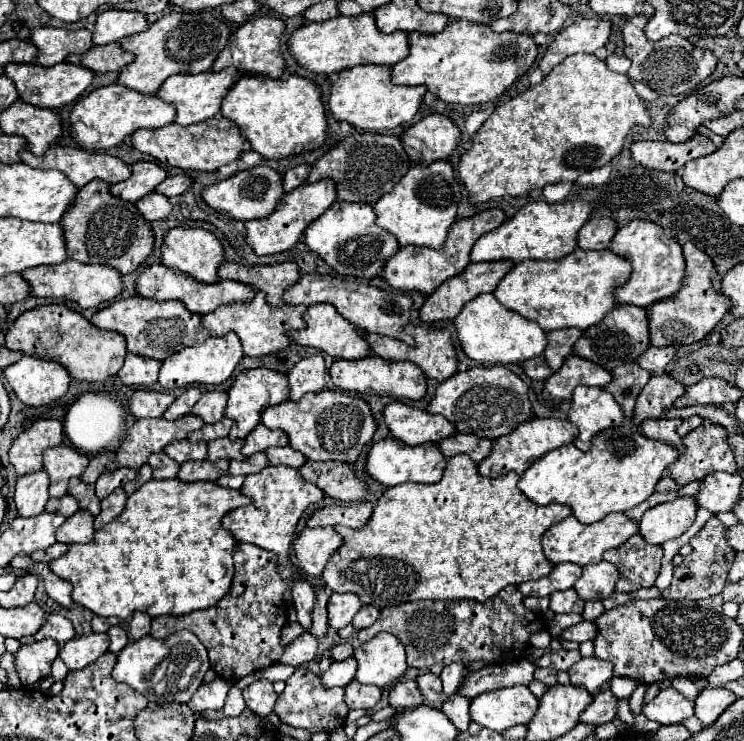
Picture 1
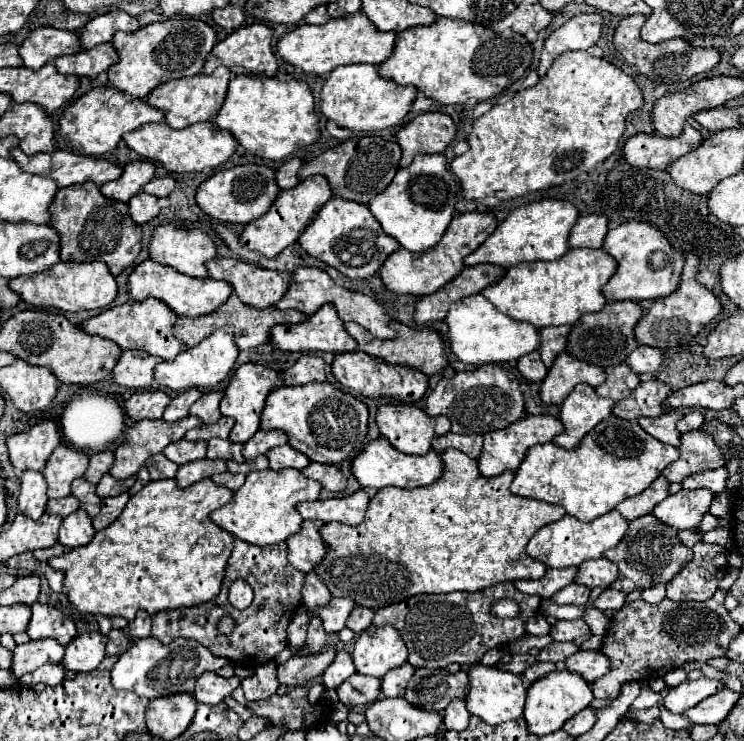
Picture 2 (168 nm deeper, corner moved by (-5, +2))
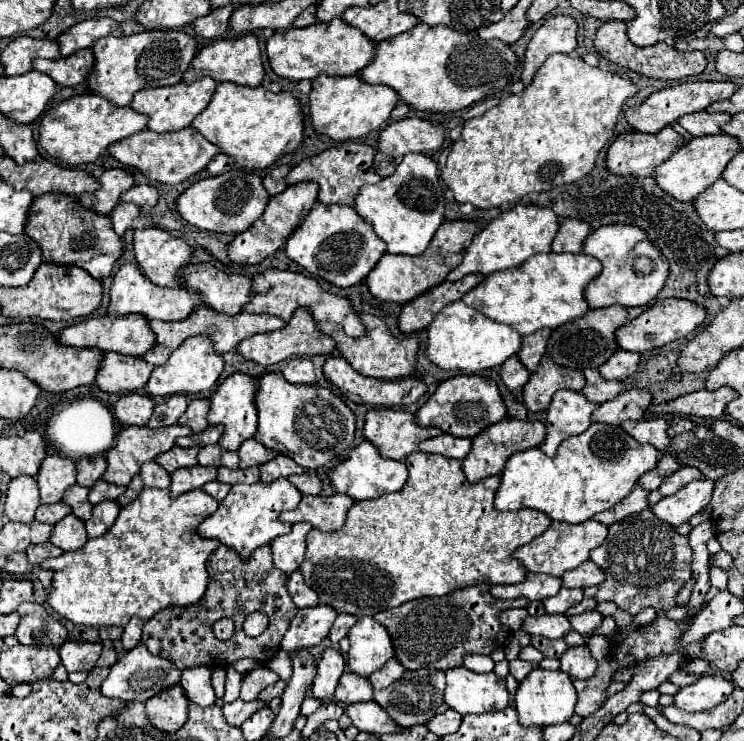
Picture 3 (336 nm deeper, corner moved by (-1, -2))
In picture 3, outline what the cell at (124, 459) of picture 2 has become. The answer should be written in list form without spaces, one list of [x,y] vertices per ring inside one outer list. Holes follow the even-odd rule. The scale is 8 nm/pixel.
[[[130,425],[130,427],[122,429],[120,435],[118,435],[118,439],[116,439],[116,443],[114,443],[114,447],[106,455],[108,469],[104,473],[104,481],[110,481],[114,485],[128,485],[130,479],[140,471],[142,463],[152,461],[160,453],[172,449],[176,437],[180,437],[180,435],[192,435],[192,429],[190,427],[182,427],[182,425],[170,425],[170,427],[158,427],[158,429]]]

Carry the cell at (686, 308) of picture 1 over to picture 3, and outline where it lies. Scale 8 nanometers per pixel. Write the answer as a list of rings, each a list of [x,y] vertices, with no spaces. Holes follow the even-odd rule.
[[[662,299],[662,301],[656,301],[650,309],[646,309],[640,317],[626,323],[618,331],[616,341],[618,341],[620,349],[624,349],[624,351],[642,353],[642,351],[662,347],[670,341],[676,341],[680,337],[690,335],[704,319],[706,319],[706,309],[698,303],[694,303],[694,301],[688,301],[688,299]]]

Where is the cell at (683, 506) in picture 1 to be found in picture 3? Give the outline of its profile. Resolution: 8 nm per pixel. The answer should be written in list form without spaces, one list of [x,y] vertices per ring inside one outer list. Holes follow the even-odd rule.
[[[710,479],[692,481],[678,493],[664,497],[656,505],[652,505],[652,513],[660,521],[666,521],[666,523],[678,527],[682,523],[688,523],[692,515],[696,515],[710,503],[712,489],[714,489],[714,481],[710,481]]]

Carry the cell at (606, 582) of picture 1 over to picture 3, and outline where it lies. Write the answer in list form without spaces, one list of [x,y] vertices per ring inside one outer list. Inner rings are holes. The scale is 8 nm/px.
[[[584,561],[578,569],[572,569],[570,573],[562,575],[564,587],[590,587],[590,585],[600,585],[604,581],[604,573],[602,569],[598,569],[598,565],[594,565],[594,561]]]

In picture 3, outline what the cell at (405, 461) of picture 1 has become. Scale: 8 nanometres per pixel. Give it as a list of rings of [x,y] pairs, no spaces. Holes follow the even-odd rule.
[[[364,441],[360,445],[356,445],[348,459],[344,463],[338,463],[332,471],[330,471],[330,481],[334,491],[344,493],[354,497],[356,501],[364,501],[364,499],[376,499],[380,495],[386,493],[396,493],[404,487],[408,479],[408,469],[404,463],[394,461],[394,459],[386,459],[378,453],[378,449],[374,445],[370,445],[370,441]]]

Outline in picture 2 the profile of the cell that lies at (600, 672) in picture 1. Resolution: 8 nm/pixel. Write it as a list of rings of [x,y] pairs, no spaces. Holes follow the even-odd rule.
[[[580,649],[572,657],[568,657],[564,663],[566,663],[568,671],[582,675],[588,683],[602,677],[602,675],[606,675],[608,669],[610,669],[610,659],[600,651],[584,651],[584,649]]]

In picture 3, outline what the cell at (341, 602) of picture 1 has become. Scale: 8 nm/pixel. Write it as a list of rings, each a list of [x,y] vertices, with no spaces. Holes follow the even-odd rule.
[[[330,605],[298,609],[296,617],[288,627],[288,633],[282,639],[282,649],[296,651],[296,649],[308,649],[318,645],[324,637],[328,637],[328,631],[336,621],[336,617],[338,611]]]

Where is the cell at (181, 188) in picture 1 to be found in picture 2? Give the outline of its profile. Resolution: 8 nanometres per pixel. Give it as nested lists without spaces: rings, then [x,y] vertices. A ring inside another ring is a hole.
[[[162,177],[162,179],[152,179],[148,181],[148,185],[142,187],[142,191],[152,193],[156,197],[166,197],[168,193],[172,193],[172,189],[176,187],[176,181],[172,177]]]

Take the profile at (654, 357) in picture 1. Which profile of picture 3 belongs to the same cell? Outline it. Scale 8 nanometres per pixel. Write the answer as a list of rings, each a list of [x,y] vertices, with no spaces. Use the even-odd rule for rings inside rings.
[[[620,349],[620,353],[610,357],[606,365],[600,365],[598,371],[602,373],[604,379],[624,381],[626,377],[632,377],[638,371],[638,367],[640,367],[640,353],[630,353],[630,351]]]

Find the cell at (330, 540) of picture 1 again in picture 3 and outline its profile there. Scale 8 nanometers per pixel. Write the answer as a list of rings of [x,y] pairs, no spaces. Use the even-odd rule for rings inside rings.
[[[294,523],[288,535],[282,535],[270,543],[274,553],[274,565],[280,571],[290,575],[300,569],[306,551],[306,535],[310,529],[310,523]]]

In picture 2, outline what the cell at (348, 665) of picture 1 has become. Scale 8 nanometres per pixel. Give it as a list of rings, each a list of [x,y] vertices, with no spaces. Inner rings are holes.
[[[338,651],[334,661],[326,667],[326,671],[322,673],[322,683],[326,689],[336,689],[342,681],[346,681],[352,673],[354,673],[354,663],[350,653],[346,651]]]

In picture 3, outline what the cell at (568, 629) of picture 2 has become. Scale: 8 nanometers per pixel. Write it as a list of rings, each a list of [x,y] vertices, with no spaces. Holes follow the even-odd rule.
[[[542,615],[542,617],[526,617],[526,625],[522,629],[530,635],[546,637],[546,639],[562,639],[572,631],[566,615]]]

